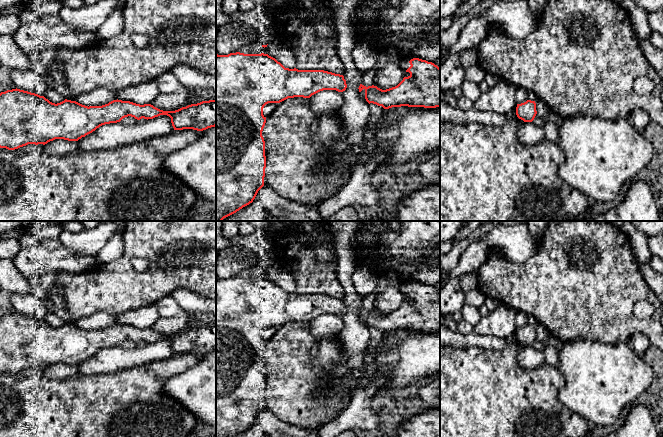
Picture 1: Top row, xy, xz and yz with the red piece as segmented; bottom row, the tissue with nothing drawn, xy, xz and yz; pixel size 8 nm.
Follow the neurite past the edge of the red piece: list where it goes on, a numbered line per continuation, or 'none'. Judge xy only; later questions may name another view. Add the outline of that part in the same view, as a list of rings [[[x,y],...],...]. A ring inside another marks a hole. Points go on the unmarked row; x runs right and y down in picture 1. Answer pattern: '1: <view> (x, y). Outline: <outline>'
none

